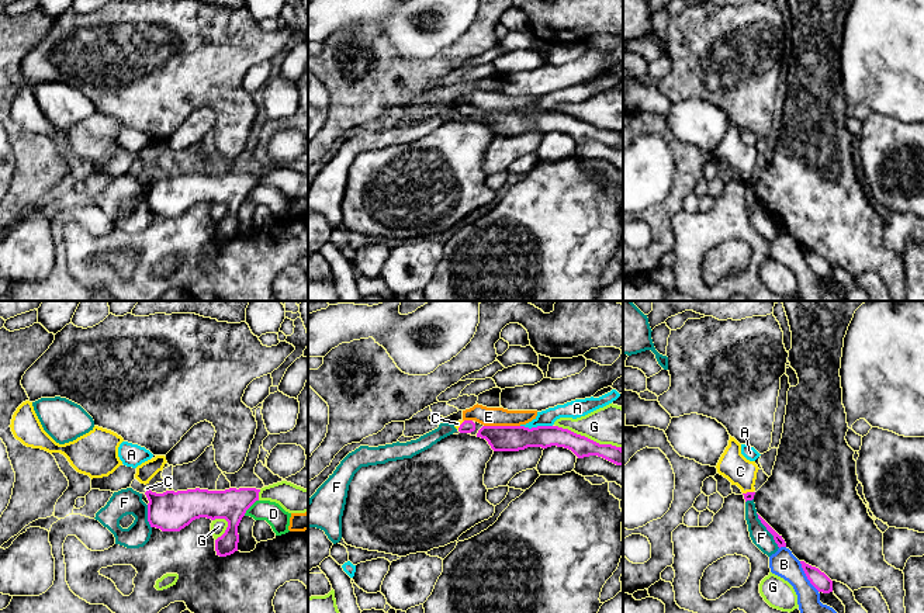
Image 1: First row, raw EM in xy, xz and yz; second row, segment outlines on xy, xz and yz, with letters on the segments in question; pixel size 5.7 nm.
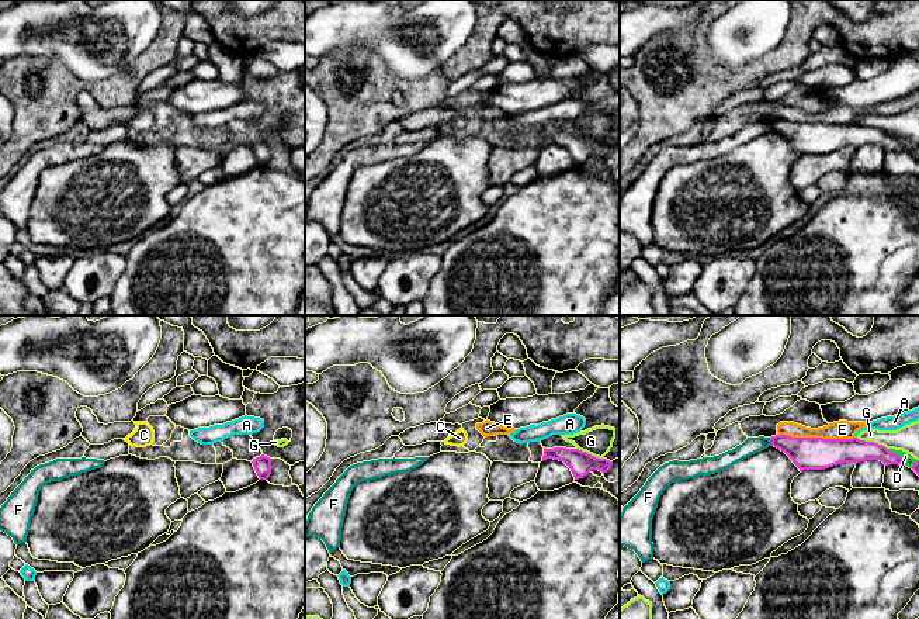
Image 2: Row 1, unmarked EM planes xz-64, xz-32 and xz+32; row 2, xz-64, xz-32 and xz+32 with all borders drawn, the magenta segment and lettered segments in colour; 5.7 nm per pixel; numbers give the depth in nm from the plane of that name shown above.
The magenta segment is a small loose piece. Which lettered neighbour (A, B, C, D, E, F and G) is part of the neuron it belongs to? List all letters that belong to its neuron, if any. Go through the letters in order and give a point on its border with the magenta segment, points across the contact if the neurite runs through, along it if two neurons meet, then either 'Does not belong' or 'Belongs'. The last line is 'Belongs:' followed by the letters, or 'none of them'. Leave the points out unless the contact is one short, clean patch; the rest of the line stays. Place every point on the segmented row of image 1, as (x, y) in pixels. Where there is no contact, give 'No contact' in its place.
A: Touches magenta at xz (536, 428). Boundary: xz (521, 425), (529, 428), (552, 426). Does not belong
B: Touches magenta at yz (806, 575). Does not belong
C: Touches magenta at yz (747, 492). Path across: yz (750, 495), (747, 492), (744, 477), (733, 466). Belongs
D: Touches magenta at xy (249, 506). Does not belong
E: Touches magenta at xz (502, 426). Boundary: xz (484, 425), (519, 426). Does not belong
F: Touches magenta at yz (767, 529). Boundary: yz (755, 513), (779, 547). Does not belong
G: Touches magenta at xz (587, 437). Does not belong
Belongs: C

